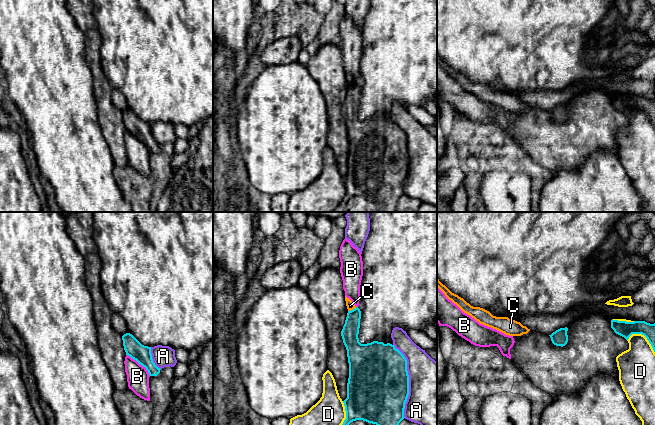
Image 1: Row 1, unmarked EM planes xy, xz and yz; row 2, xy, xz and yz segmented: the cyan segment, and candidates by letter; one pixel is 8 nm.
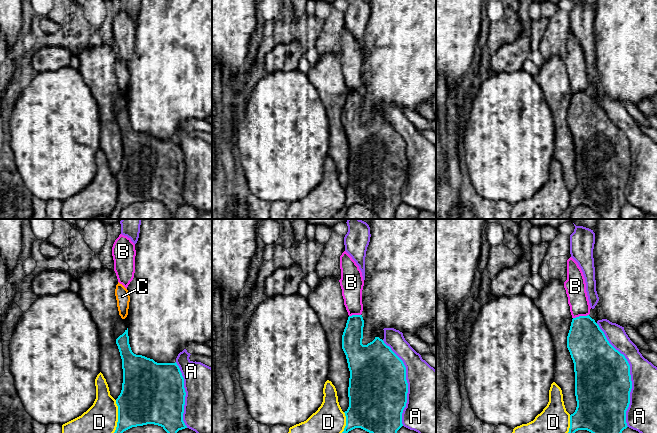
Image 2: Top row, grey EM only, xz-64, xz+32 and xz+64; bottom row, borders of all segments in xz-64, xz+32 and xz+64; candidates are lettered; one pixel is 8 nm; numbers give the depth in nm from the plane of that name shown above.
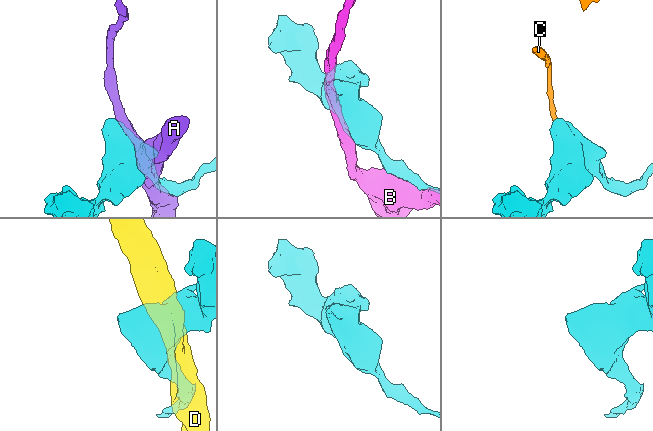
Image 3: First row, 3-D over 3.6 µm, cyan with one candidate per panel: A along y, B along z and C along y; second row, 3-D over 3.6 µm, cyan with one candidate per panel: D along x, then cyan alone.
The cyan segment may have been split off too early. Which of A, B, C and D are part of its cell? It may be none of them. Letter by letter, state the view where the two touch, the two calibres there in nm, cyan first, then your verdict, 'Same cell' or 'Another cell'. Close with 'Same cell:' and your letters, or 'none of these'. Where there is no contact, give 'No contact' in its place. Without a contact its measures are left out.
A: Touches cyan in xz. Thickness 500 nm (cyan) against 440 nm. Another cell
B: Touches cyan in xy. Thickness 140 nm (cyan) against 180 nm. Another cell
C: Touches cyan in xz. Thickness 140 nm (cyan) against 70 nm. Another cell
D: Touches cyan in xz. Thickness 380 nm (cyan) against 300 nm. Another cell
Same cell: none of these

